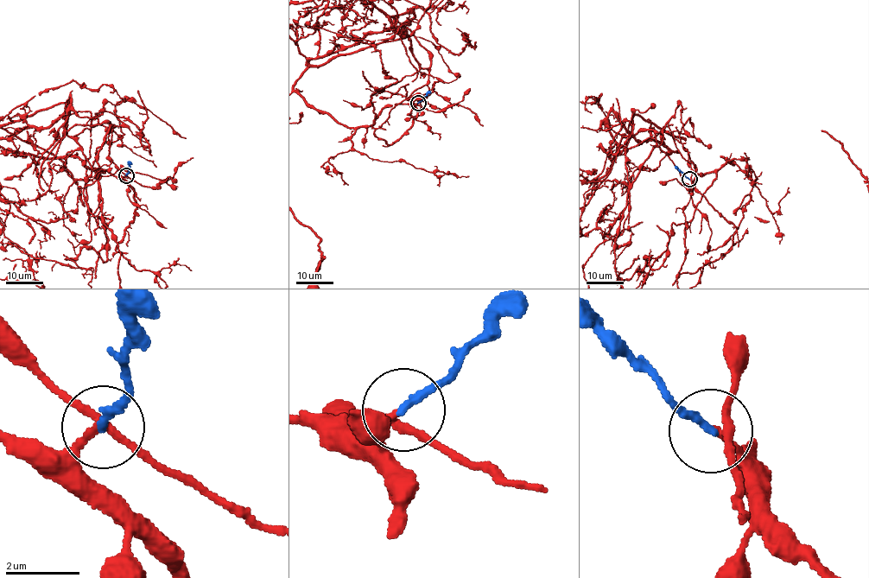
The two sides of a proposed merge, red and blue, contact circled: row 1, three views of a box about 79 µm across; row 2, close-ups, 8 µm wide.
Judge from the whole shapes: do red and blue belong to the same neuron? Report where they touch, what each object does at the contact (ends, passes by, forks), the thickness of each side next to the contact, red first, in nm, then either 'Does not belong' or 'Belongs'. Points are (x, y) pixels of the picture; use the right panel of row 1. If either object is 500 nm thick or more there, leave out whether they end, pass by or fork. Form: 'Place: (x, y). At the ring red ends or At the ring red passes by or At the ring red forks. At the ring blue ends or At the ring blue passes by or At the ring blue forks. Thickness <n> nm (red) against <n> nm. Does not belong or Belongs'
Place: (689, 179). At the ring red forks. At the ring blue ends. Thickness 180 nm (red) against 220 nm. Belongs

